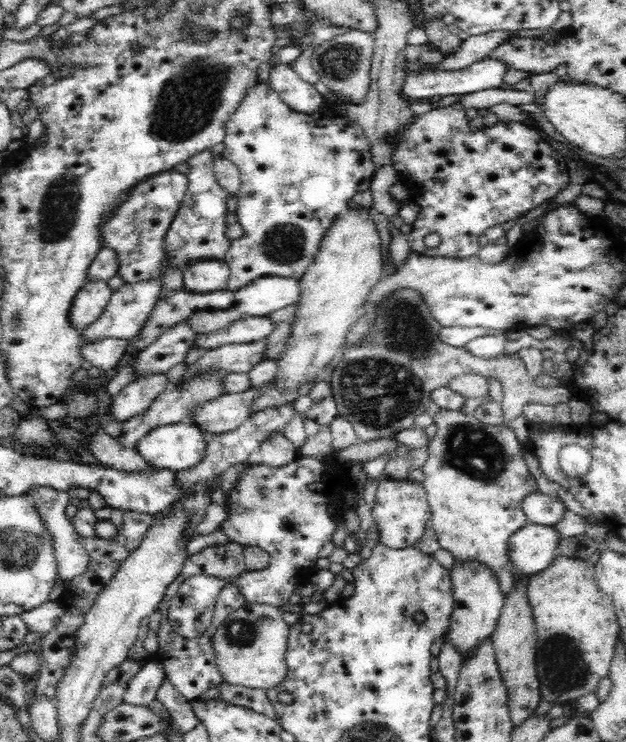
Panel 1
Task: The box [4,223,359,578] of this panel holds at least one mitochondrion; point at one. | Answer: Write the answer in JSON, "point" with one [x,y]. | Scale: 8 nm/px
{"point":[261,488]}

